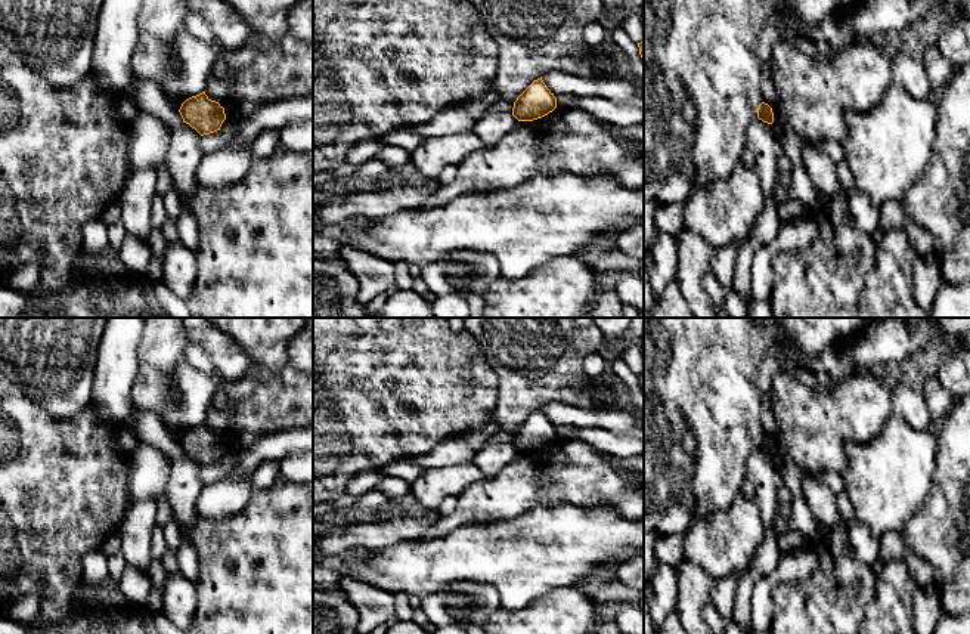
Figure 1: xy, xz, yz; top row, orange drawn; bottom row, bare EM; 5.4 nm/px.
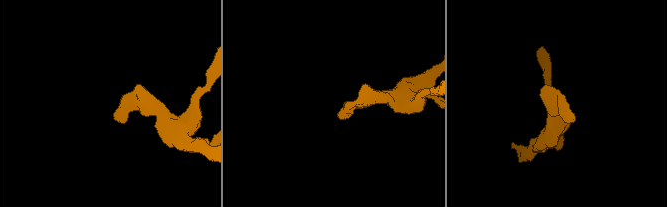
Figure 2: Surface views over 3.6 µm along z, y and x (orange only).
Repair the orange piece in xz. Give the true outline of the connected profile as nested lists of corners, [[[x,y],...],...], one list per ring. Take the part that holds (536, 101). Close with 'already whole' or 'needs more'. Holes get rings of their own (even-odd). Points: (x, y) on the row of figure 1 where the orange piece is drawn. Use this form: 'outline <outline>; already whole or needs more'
outline [[[542,77],[534,80],[514,102],[512,115],[518,121],[542,118],[557,108],[557,98]]]; already whole

